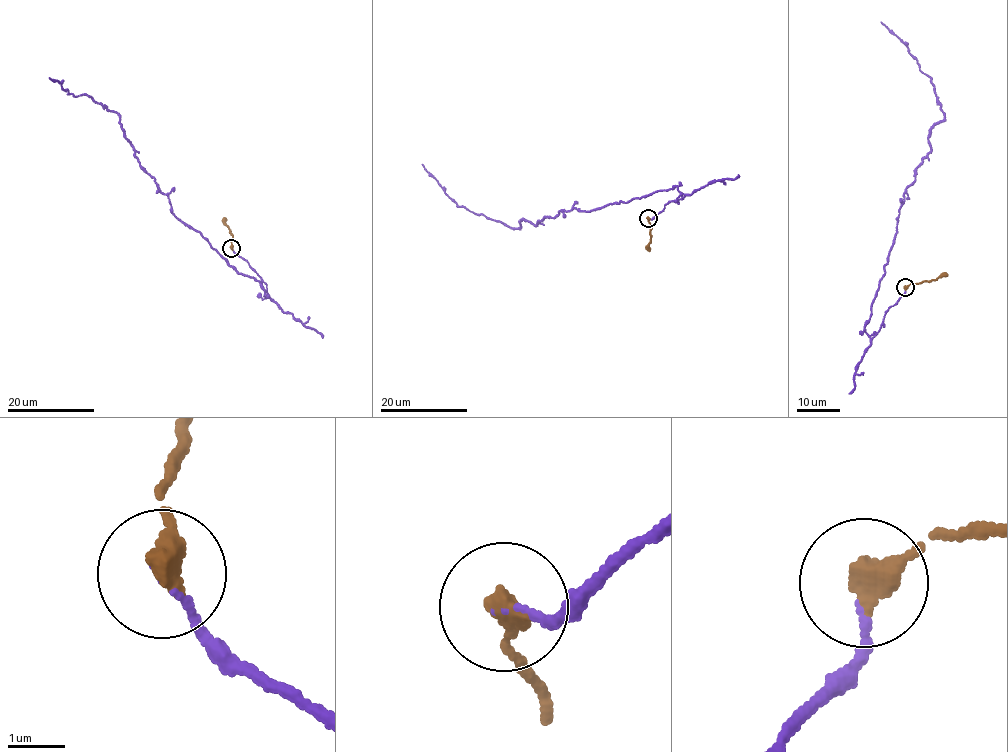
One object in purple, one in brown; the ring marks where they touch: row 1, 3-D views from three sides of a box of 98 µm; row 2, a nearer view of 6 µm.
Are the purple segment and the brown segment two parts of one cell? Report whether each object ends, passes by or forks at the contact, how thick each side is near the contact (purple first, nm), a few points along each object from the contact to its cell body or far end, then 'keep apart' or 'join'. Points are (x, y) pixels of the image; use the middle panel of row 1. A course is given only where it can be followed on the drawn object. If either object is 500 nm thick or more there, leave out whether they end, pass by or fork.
purple ends; brown ends; calibres 90 and 460 nm; course purple (647, 218), (685, 196), (676, 185), (562, 210), (535, 225), (524, 219), (517, 228), (458, 206), (422, 163); course brown (647, 218), (651, 227), (650, 250); join

